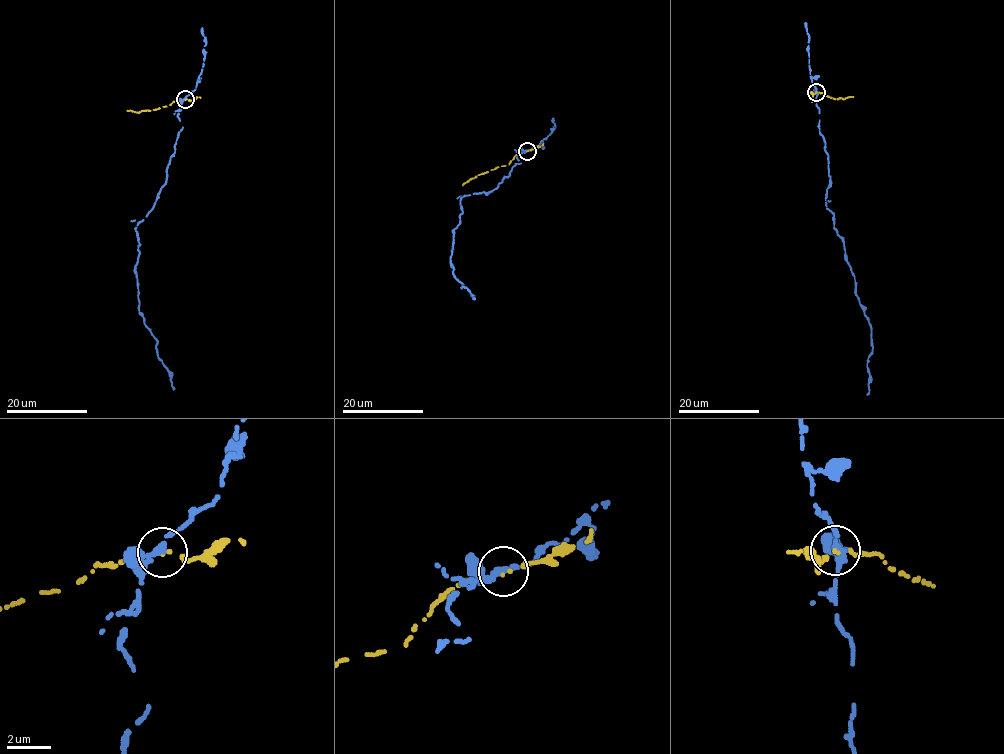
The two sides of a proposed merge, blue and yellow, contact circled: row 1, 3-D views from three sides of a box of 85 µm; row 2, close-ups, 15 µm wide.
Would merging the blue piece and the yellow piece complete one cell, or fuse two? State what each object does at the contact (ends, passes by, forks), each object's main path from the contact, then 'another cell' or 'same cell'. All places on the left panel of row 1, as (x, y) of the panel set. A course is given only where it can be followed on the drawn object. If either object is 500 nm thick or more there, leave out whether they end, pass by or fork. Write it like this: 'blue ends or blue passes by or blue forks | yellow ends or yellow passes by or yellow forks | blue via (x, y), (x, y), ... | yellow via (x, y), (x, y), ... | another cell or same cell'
blue passes by | yellow passes by | blue via (185, 99), (166, 181), (135, 228), (139, 312), (157, 341), (158, 357), (173, 389) | yellow via (186, 99), (156, 109), (127, 110) | another cell

